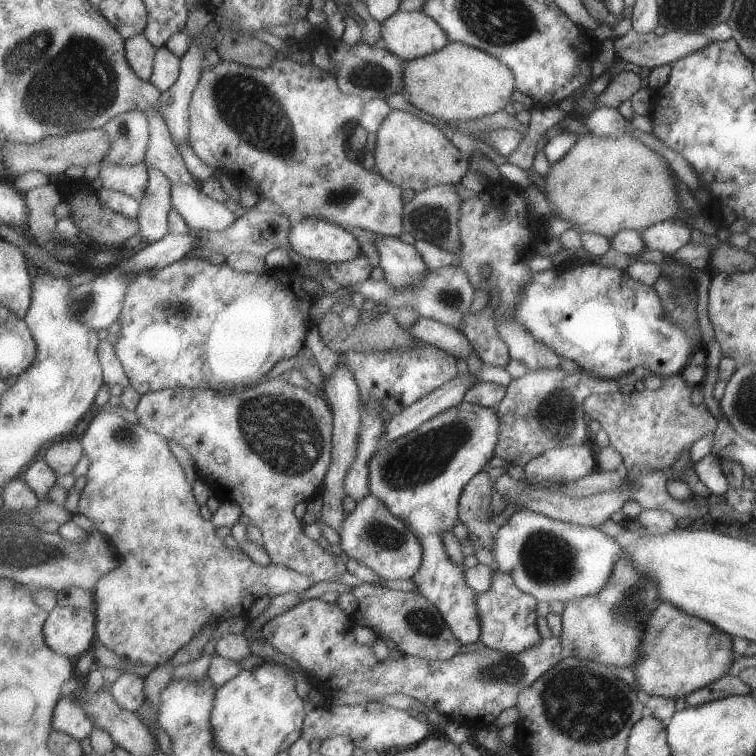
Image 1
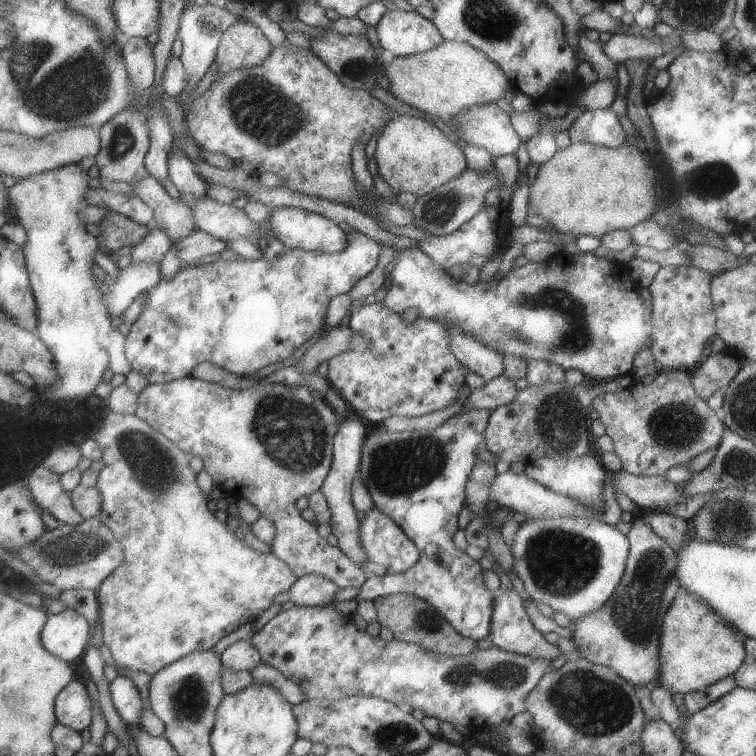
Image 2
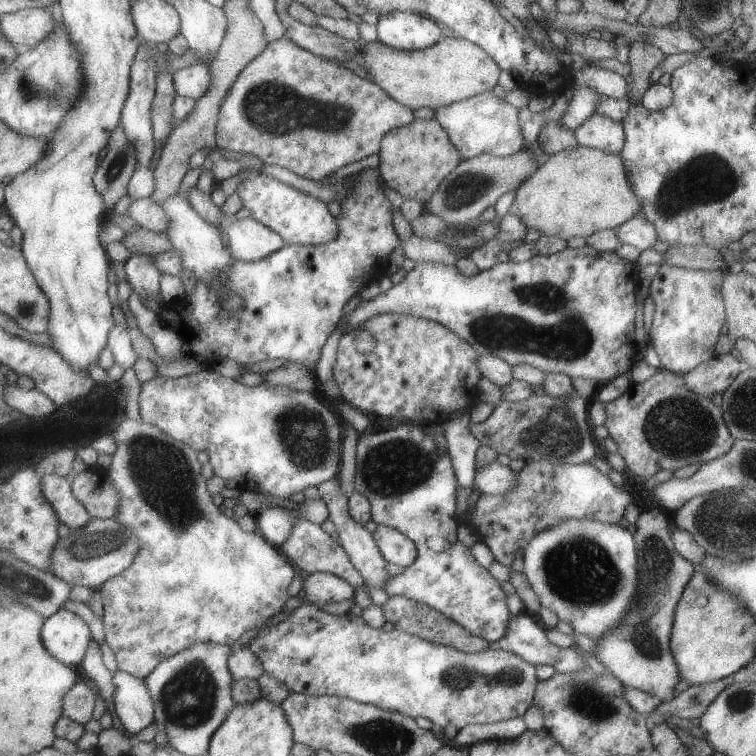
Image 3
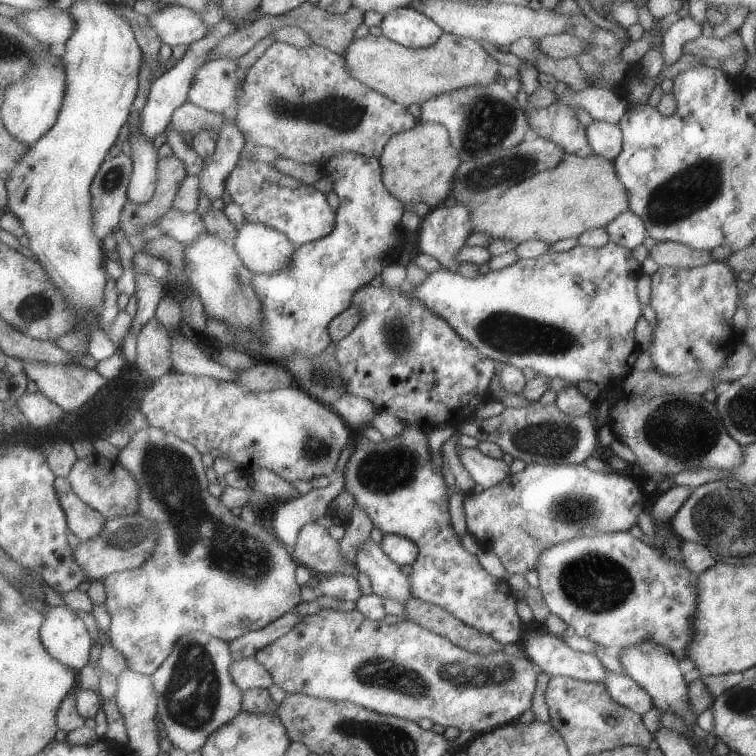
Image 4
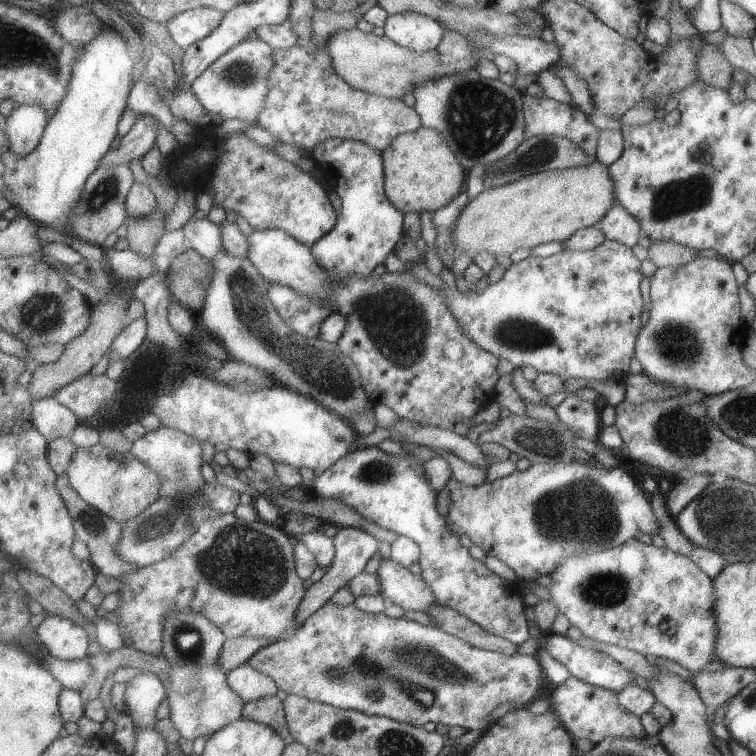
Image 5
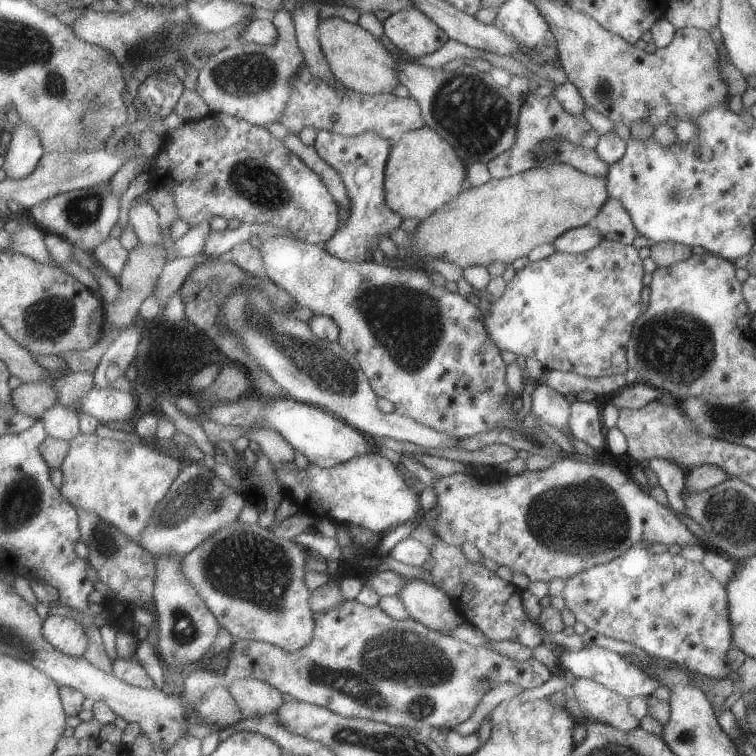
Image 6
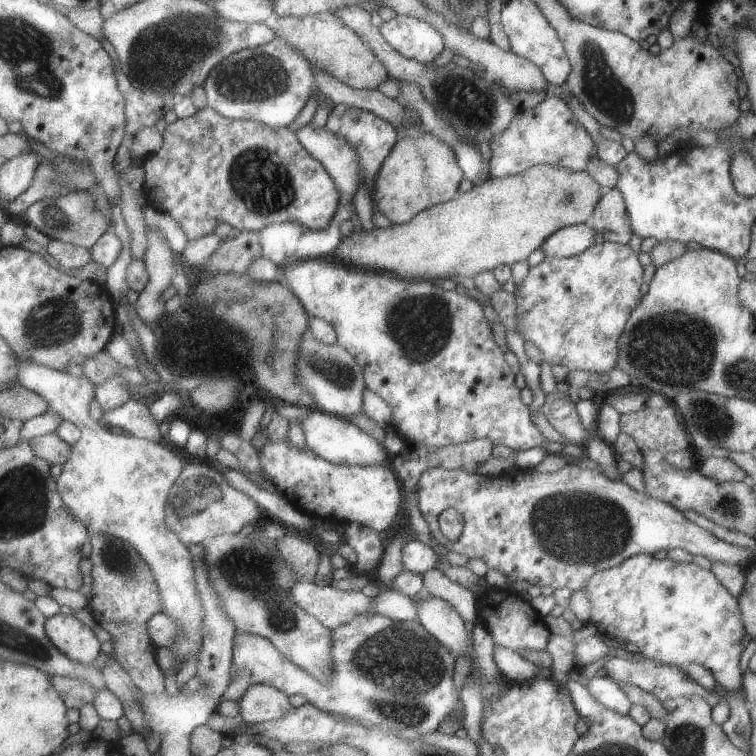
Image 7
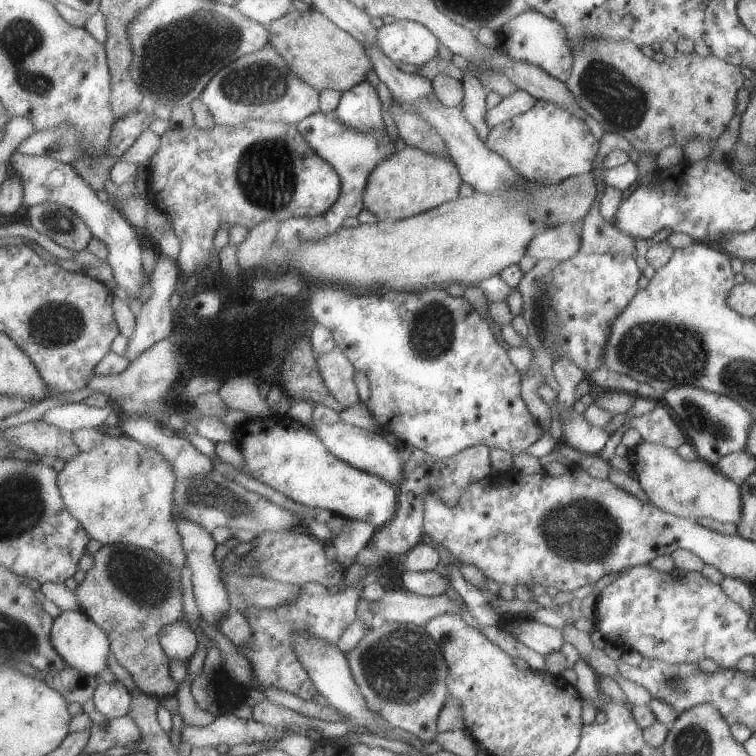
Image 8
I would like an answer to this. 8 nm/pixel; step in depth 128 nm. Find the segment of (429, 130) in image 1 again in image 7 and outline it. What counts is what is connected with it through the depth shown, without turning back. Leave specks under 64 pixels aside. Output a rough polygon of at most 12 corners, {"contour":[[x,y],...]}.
{"contour":[[439,136],[401,139],[375,210],[395,225],[459,198],[465,178]]}

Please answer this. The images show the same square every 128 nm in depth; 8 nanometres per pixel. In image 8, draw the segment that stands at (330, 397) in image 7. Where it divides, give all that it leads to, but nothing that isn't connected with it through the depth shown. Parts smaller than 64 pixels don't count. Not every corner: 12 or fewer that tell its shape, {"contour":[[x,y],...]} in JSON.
{"contour":[[337,346],[316,354],[327,389],[349,409],[360,400],[358,370]]}

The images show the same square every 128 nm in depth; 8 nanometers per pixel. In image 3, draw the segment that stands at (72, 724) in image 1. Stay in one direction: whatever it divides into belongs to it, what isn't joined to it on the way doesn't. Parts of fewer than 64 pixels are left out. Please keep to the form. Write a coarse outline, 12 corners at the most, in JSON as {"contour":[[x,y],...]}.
{"contour":[[77,682],[63,698],[65,716],[83,725],[95,714],[95,690]]}

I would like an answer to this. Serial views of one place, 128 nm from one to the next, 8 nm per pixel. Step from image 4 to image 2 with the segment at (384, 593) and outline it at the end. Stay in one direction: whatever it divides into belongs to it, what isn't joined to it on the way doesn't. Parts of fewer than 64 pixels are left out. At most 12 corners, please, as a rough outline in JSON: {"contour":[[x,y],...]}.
{"contour":[[357,412],[335,436],[333,470],[322,491],[331,531],[359,566],[361,546],[352,486],[369,430]]}

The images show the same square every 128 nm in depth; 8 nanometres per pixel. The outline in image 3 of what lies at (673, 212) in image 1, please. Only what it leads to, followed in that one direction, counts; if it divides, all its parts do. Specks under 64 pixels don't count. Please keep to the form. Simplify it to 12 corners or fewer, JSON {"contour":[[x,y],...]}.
{"contour":[[620,154],[540,163],[509,211],[567,241],[639,211]]}

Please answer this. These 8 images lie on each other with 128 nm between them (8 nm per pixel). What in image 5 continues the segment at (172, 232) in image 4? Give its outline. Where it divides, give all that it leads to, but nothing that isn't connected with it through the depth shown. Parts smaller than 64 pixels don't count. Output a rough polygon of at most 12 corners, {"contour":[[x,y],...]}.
{"contour":[[207,217],[181,230],[204,258],[225,251],[220,226]]}

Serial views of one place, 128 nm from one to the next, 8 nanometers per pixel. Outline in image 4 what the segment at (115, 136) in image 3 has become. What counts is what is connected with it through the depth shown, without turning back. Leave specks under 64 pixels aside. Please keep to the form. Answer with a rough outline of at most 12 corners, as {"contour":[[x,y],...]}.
{"contour":[[125,152],[107,158],[91,186],[99,240],[115,234],[135,172]]}

